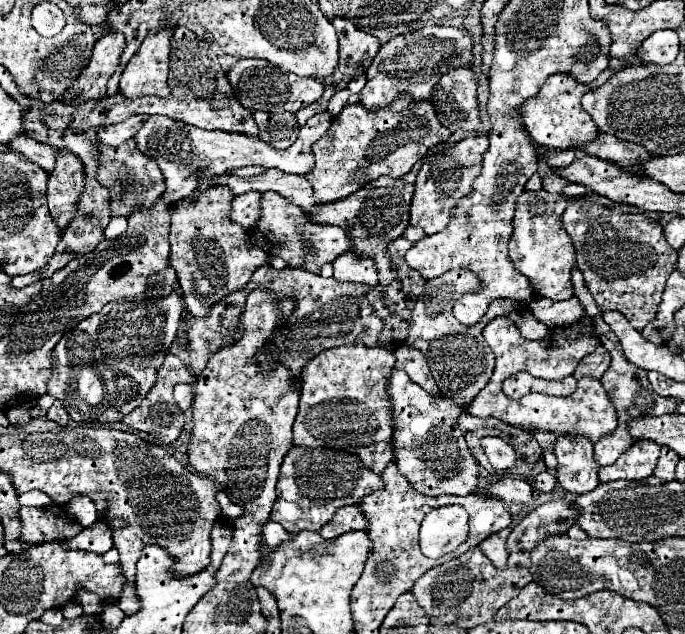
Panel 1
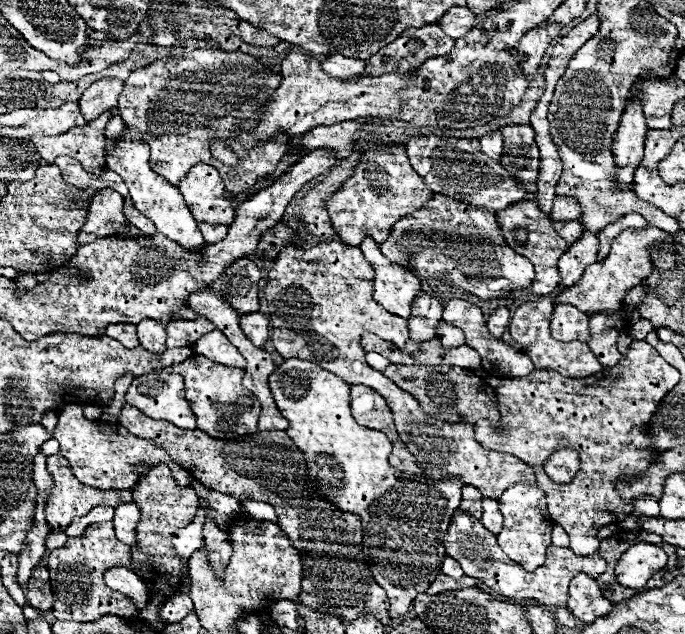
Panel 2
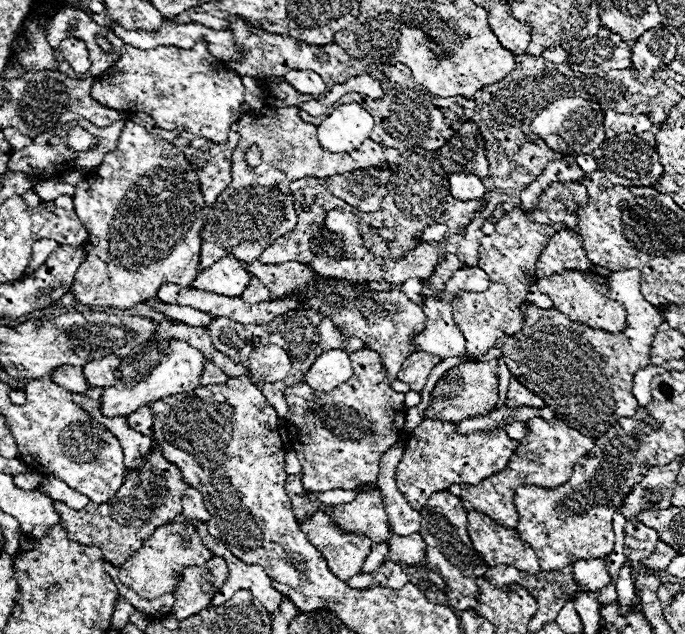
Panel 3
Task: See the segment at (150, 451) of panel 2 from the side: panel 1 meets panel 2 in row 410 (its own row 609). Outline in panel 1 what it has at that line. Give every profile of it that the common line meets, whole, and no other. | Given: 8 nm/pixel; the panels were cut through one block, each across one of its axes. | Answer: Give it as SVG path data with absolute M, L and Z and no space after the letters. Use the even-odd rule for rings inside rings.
M70 600L70 602L66 602L66 606L62 606L62 614L64 614L64 618L78 618L84 612L82 612L82 606L78 600Z

